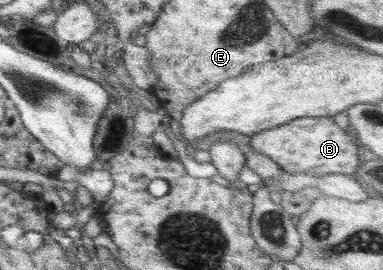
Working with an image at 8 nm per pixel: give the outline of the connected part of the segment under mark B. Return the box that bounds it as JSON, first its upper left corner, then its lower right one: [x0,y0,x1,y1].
[249,115,363,176]

